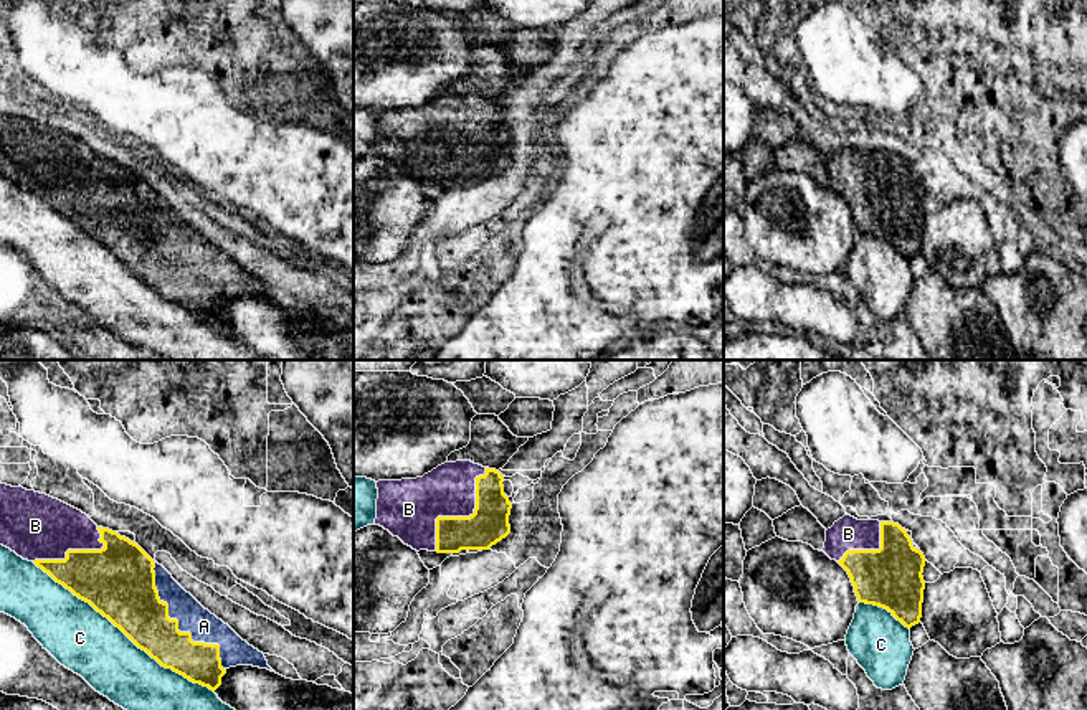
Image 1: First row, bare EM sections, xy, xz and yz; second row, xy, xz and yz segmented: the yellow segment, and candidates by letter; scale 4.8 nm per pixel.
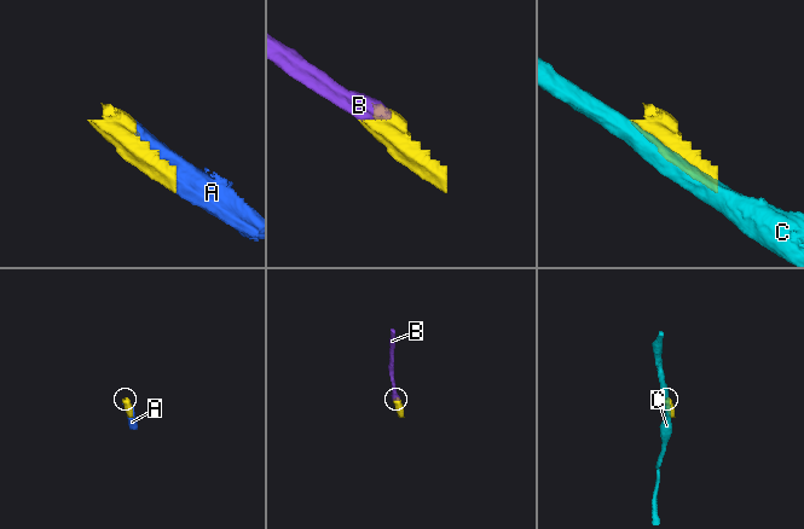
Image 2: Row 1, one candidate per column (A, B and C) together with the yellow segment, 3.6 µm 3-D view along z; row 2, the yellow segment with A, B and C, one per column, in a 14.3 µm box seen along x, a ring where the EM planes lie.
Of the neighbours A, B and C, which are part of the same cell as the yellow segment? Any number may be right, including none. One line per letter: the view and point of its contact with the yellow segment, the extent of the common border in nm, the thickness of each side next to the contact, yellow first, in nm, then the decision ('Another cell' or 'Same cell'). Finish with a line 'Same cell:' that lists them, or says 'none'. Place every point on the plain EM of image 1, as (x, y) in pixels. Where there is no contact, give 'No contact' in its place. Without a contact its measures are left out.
A: Touches yellow at xy (177, 256). Shared border 650 nm. Thickness 260 nm (yellow) against 150 nm. Same cell
B: Touches yellow at xz (461, 147). Shared border 480 nm. Thickness 190 nm (yellow) against 280 nm. Same cell
C: Touches yellow at xy (123, 261). Shared border 1100 nm. Thickness 360 nm (yellow) against 320 nm. Another cell
Same cell: A, B

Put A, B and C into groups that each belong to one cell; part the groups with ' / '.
A B / C

